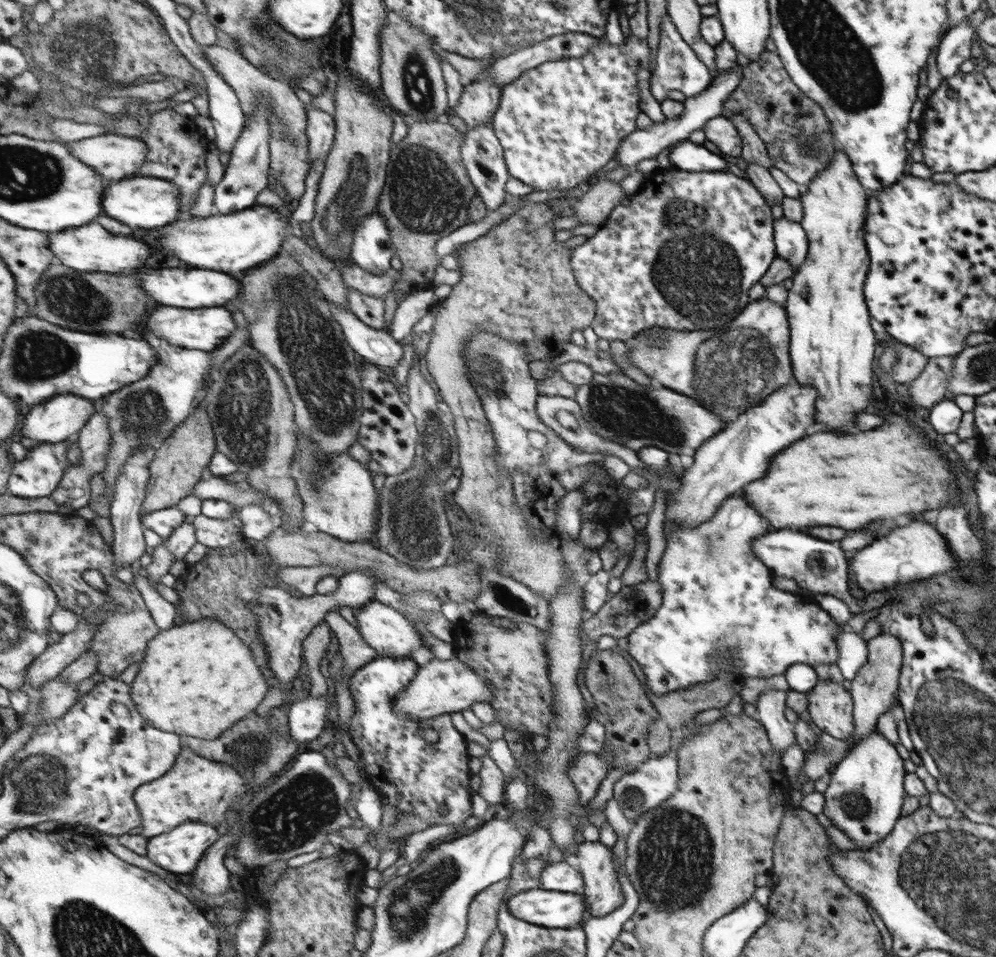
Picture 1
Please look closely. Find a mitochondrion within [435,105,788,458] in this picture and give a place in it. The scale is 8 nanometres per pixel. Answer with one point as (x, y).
(709, 293)

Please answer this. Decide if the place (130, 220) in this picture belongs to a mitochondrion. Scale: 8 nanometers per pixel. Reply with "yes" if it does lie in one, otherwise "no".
no

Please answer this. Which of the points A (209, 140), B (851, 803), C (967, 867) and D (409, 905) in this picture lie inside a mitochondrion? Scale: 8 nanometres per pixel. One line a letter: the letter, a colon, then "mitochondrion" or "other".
A: other
B: mitochondrion
C: mitochondrion
D: mitochondrion

